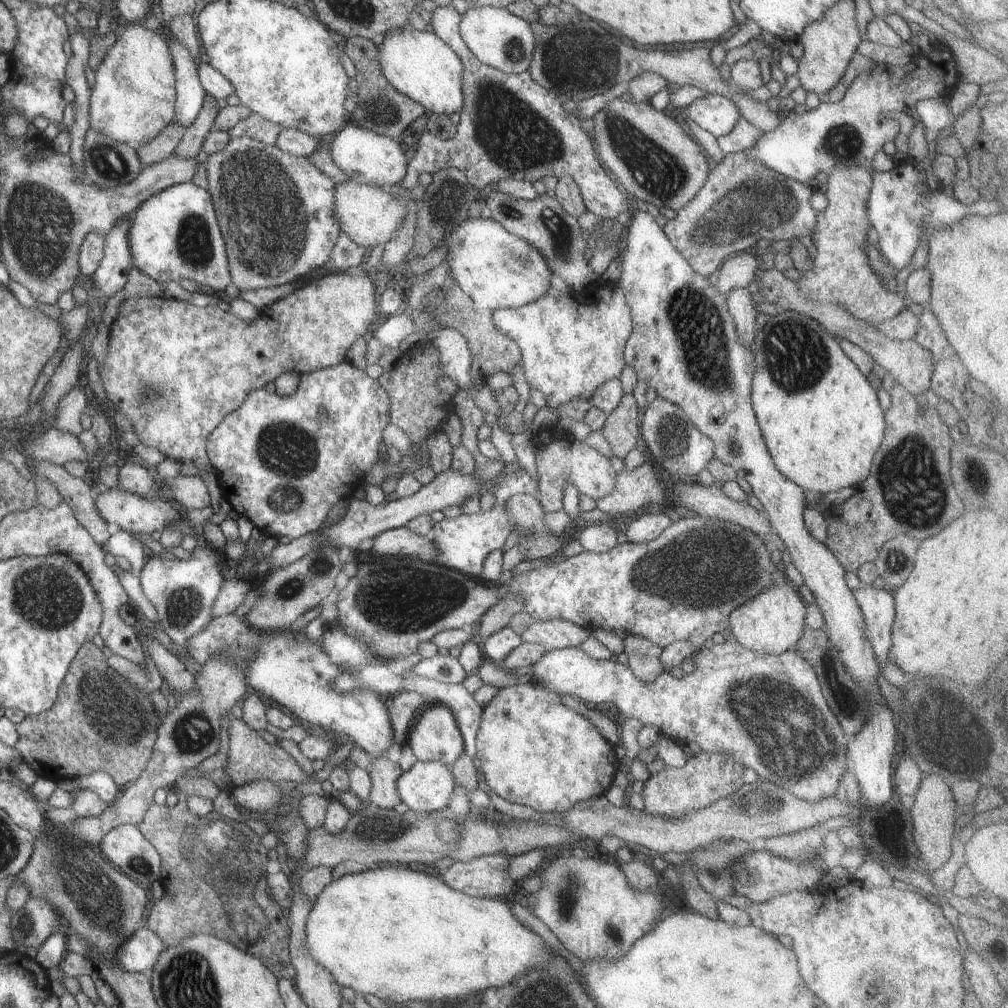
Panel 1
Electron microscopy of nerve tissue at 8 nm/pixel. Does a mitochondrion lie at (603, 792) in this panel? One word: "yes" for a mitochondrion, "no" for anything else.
no

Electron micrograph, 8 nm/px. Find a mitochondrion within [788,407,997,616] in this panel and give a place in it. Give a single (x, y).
(914, 496)

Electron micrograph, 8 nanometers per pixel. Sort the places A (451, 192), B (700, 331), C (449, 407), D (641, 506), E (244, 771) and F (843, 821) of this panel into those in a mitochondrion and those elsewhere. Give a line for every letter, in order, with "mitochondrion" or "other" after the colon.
A: mitochondrion
B: mitochondrion
C: other
D: other
E: other
F: other

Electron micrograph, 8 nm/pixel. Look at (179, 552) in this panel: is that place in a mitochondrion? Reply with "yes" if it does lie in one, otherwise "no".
no

